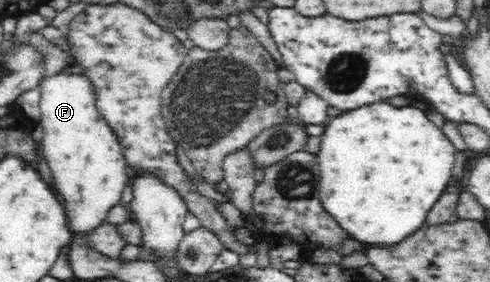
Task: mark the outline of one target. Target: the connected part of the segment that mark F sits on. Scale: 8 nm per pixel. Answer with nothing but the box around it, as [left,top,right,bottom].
[38,71,131,243]

